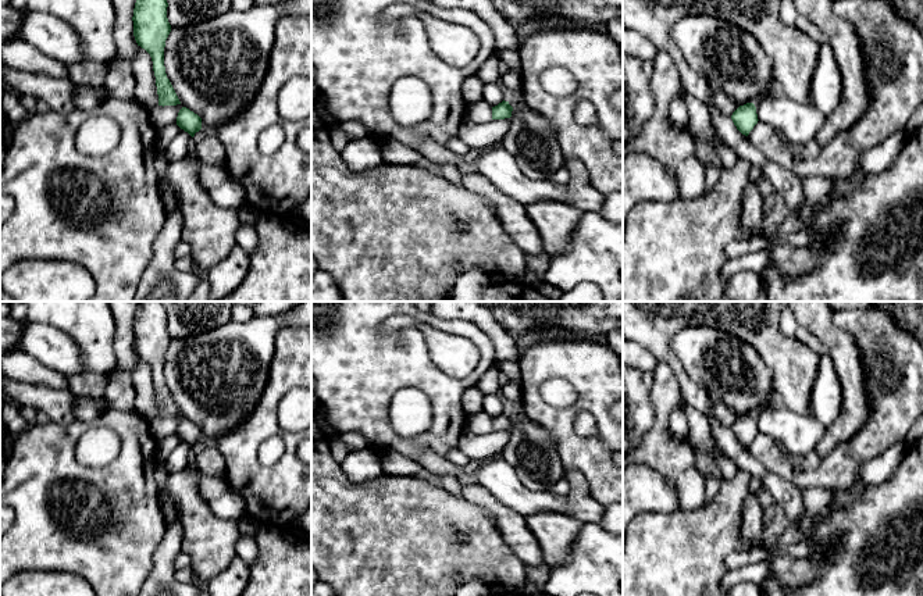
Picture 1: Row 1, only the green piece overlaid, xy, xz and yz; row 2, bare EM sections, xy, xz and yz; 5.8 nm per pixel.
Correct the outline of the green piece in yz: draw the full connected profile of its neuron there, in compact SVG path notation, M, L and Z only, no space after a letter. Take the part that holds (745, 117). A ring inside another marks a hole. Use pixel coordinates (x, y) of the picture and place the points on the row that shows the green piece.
M753 103L740 106L731 115L731 119L737 129L748 136L753 126L758 124L756 107Z

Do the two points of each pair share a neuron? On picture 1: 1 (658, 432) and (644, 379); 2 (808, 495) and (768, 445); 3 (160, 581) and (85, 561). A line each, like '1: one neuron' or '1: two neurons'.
1: two neurons
2: two neurons
3: two neurons

